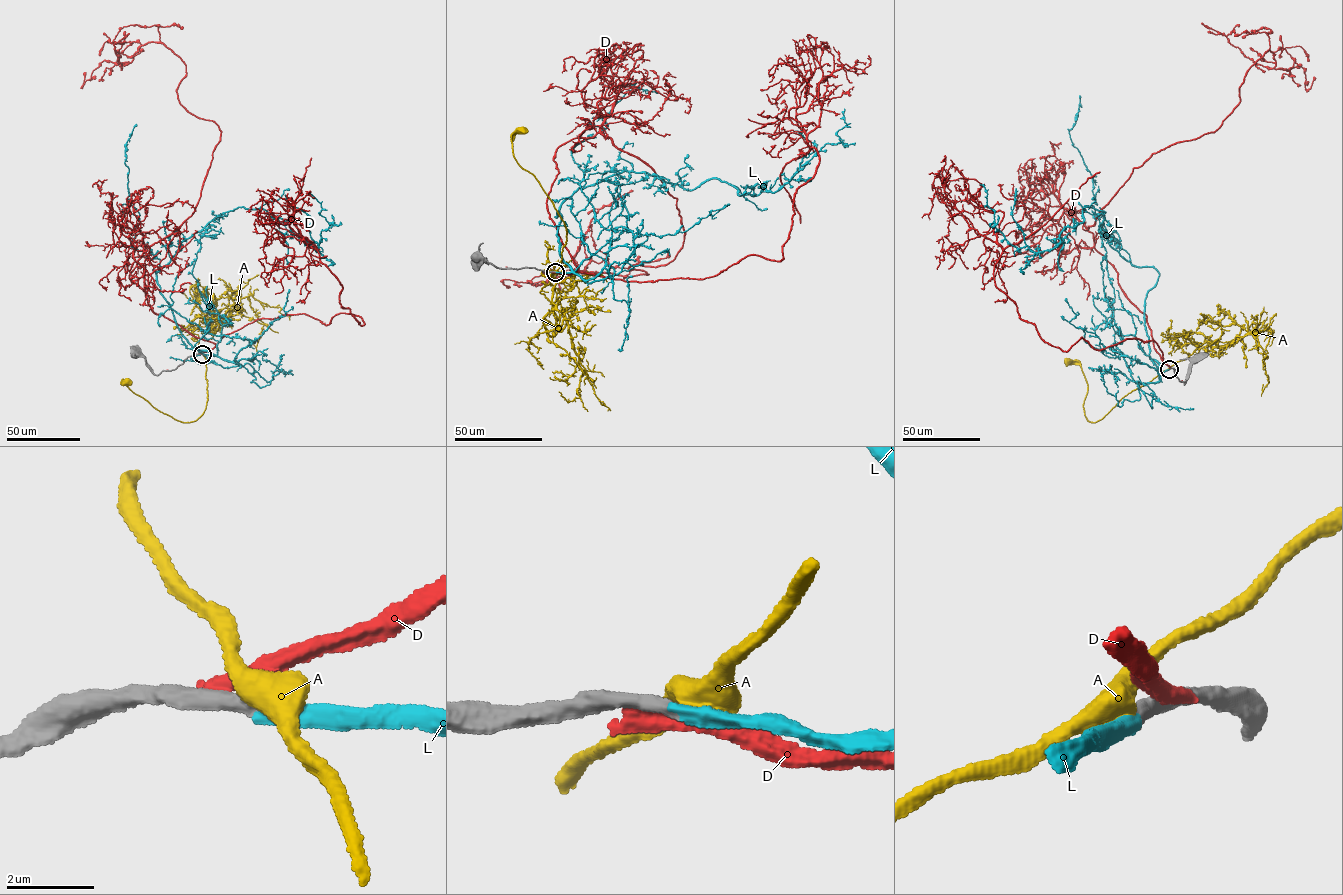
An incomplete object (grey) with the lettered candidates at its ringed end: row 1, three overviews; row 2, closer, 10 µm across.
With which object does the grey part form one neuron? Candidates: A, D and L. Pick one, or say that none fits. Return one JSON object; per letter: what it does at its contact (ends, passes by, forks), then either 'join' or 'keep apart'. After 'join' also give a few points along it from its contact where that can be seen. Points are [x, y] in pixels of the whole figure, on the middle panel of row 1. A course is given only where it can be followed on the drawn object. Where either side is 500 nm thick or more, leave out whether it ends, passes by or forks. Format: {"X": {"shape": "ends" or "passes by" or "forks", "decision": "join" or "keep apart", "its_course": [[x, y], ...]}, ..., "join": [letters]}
{"A": {"decision": "keep apart"}, "D": {"shape": "ends", "decision": "keep apart"}, "L": {"shape": "ends", "decision": "join", "its_course": [[555, 272], [571, 271], [555, 217], [579, 188], [625, 171], [774, 192], [841, 142], [844, 108]]}, "join": ["L"]}

